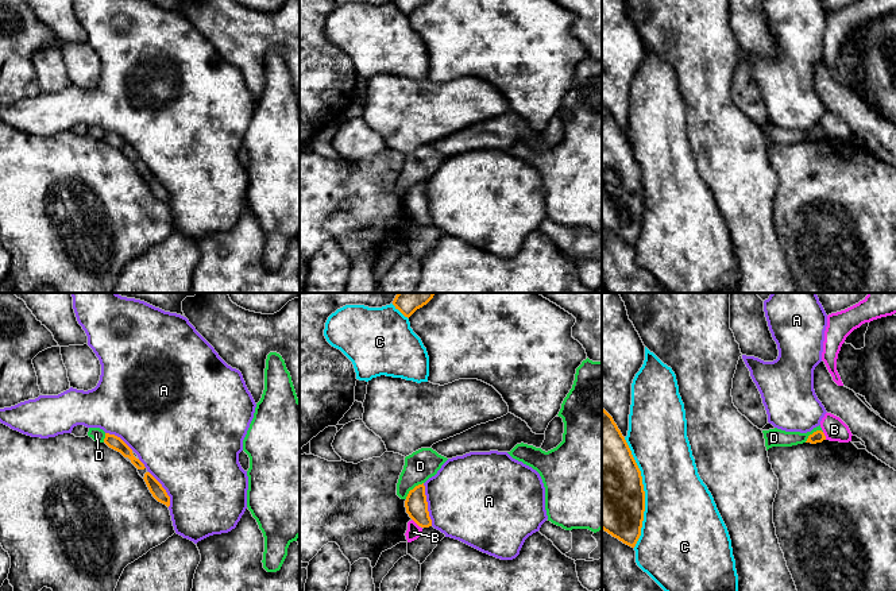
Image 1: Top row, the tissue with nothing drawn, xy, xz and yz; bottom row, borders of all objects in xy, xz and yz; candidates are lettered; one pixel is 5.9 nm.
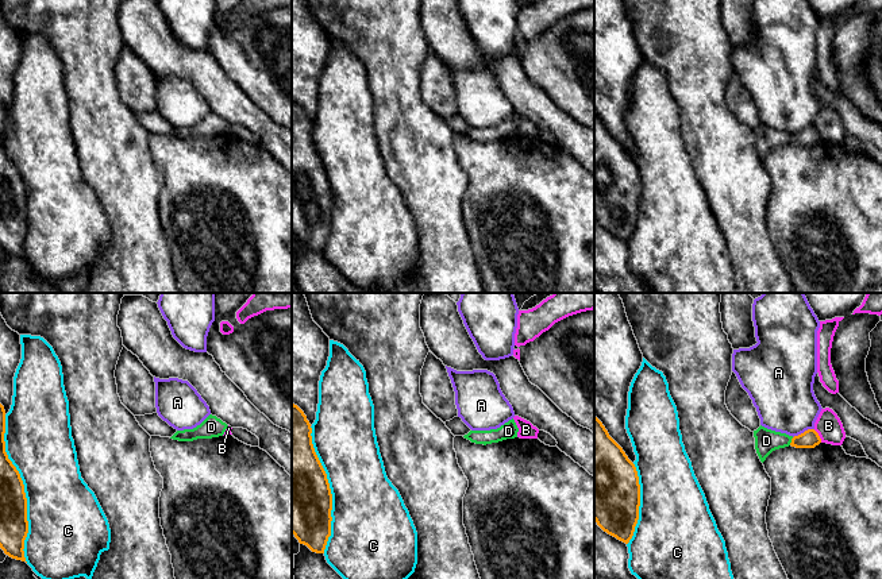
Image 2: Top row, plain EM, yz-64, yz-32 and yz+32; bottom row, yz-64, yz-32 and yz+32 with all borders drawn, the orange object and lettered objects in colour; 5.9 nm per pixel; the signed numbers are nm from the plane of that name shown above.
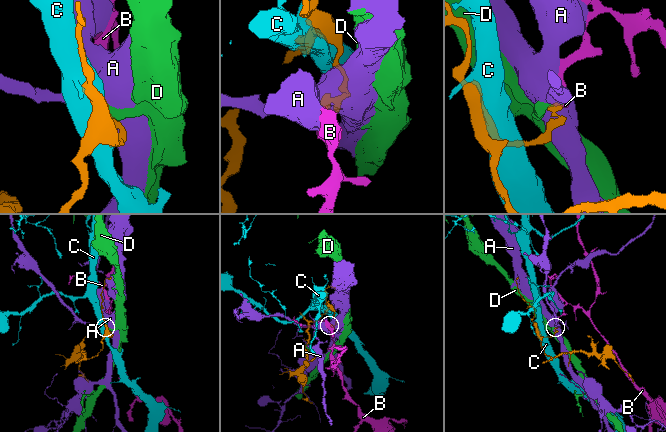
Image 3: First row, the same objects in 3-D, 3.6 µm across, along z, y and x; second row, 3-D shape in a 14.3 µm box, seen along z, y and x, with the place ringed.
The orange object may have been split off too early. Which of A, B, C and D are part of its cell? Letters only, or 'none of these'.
none of these

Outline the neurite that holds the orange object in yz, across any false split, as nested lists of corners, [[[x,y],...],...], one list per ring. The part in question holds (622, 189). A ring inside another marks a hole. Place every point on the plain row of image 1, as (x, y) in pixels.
[[[602,105],[602,227],[634,246],[644,209],[641,169],[613,115]]]

